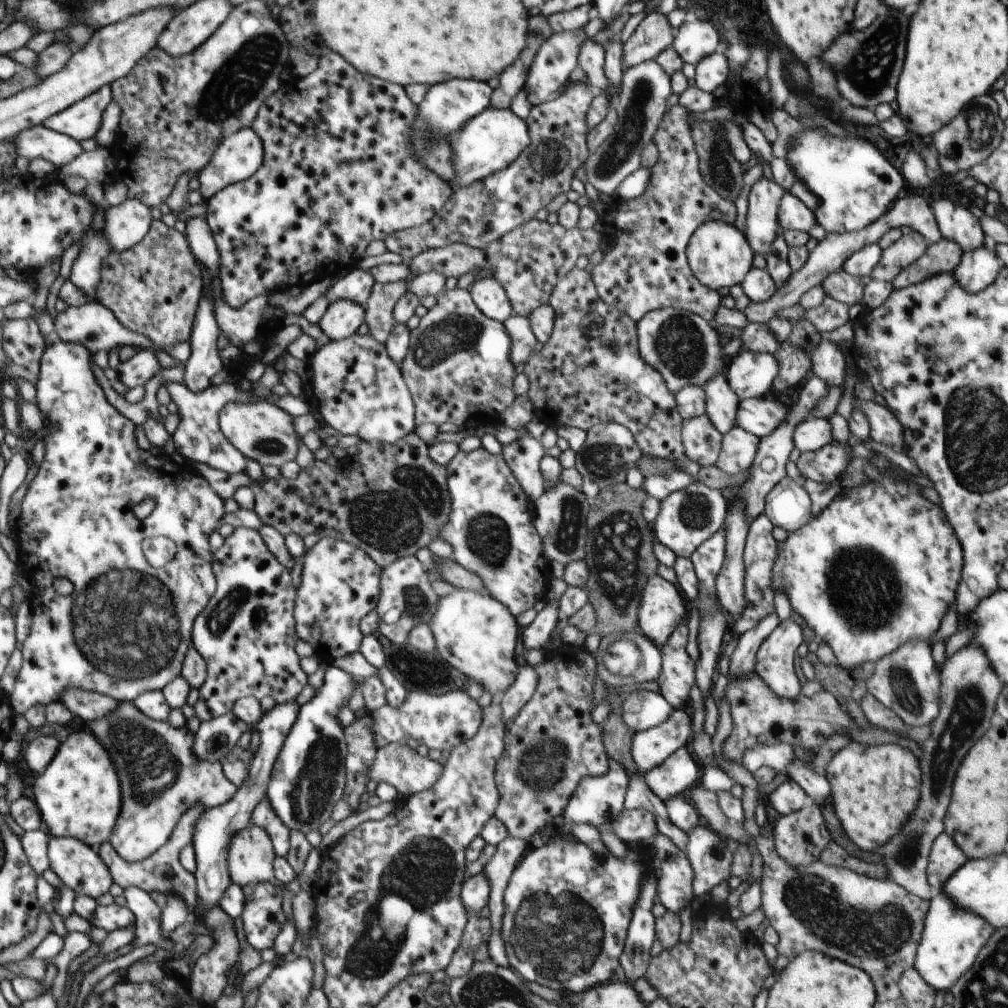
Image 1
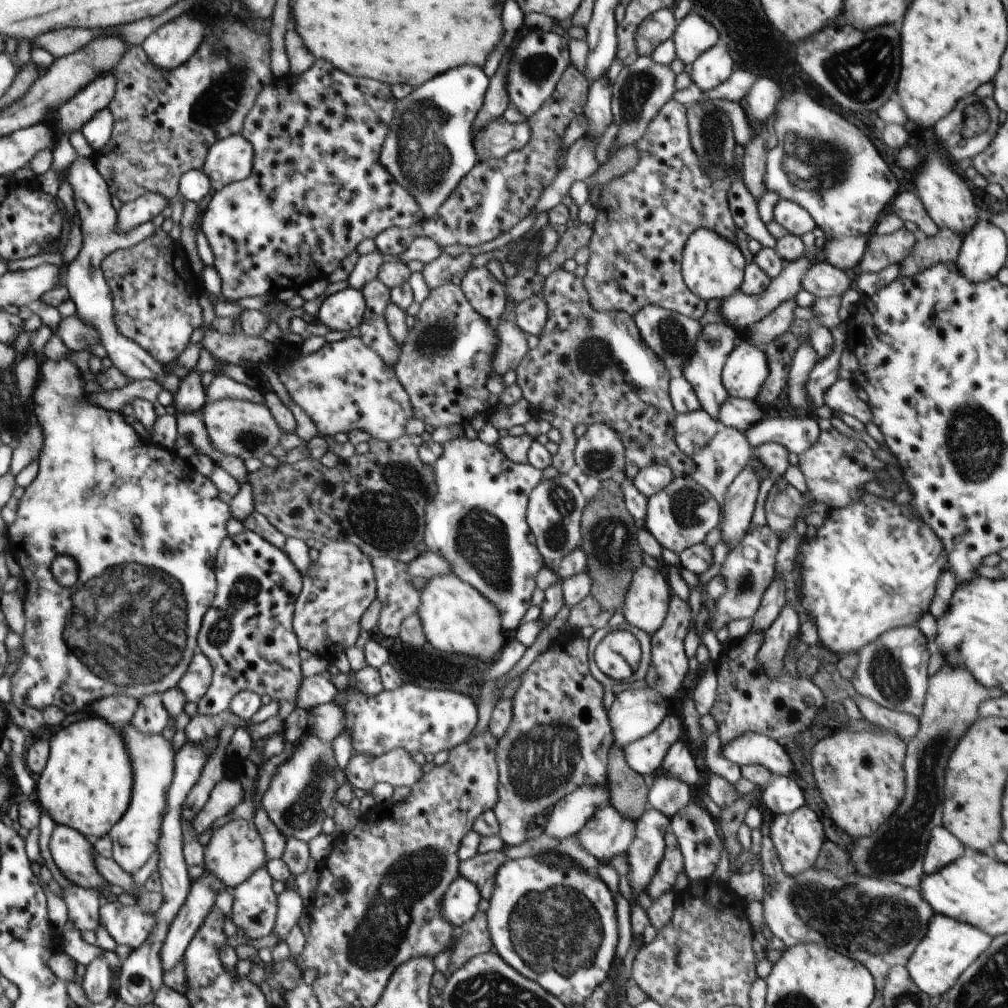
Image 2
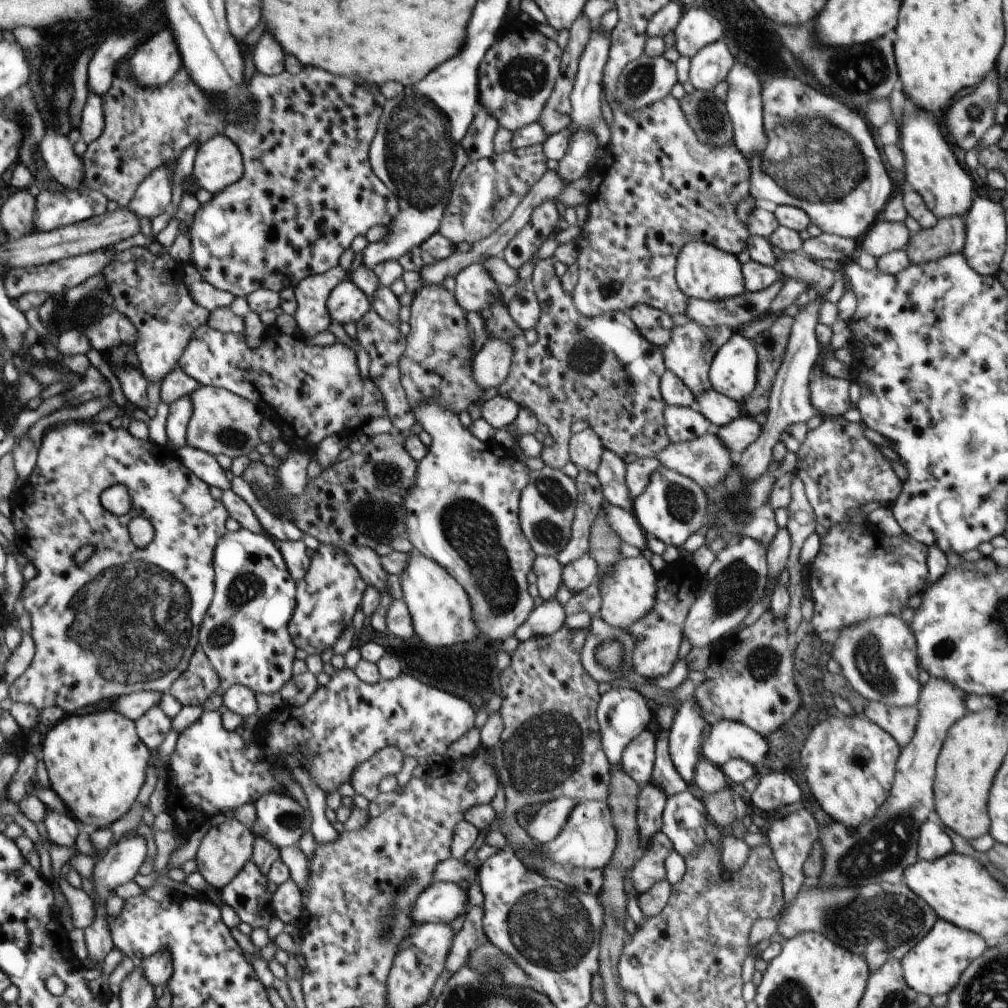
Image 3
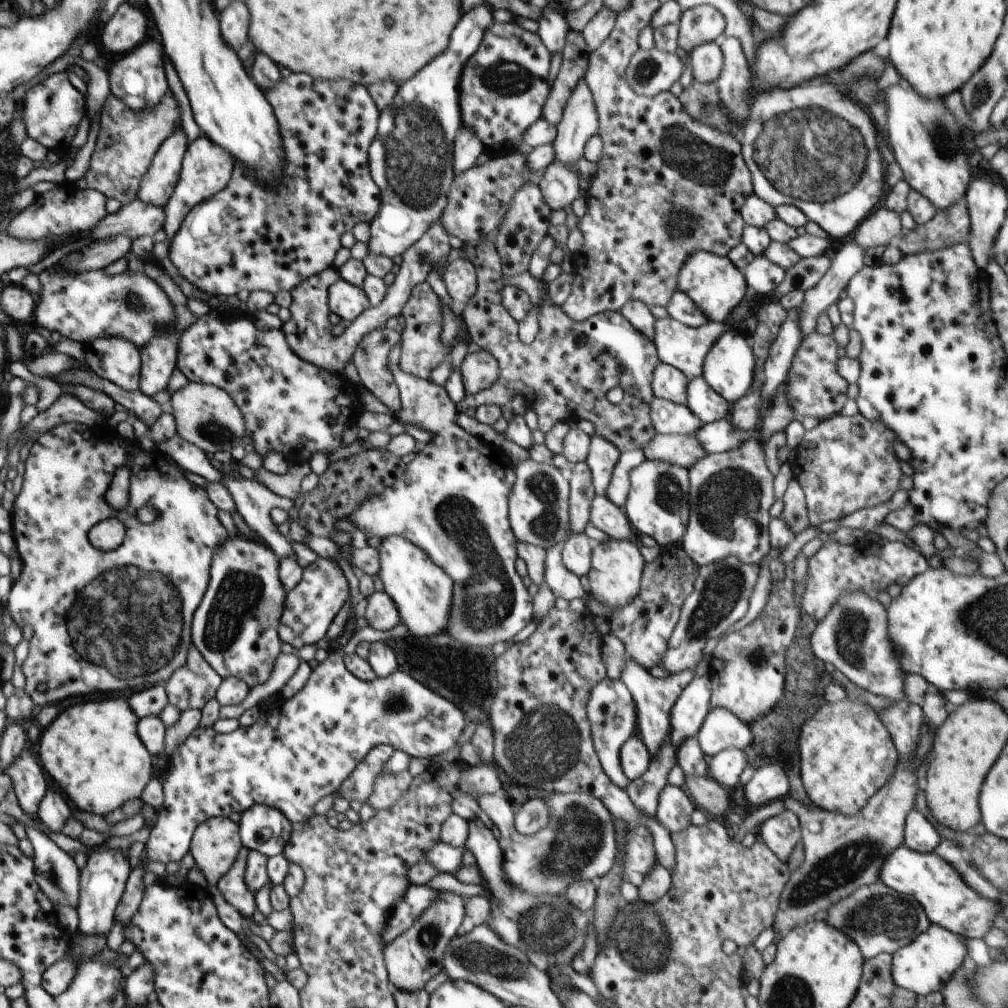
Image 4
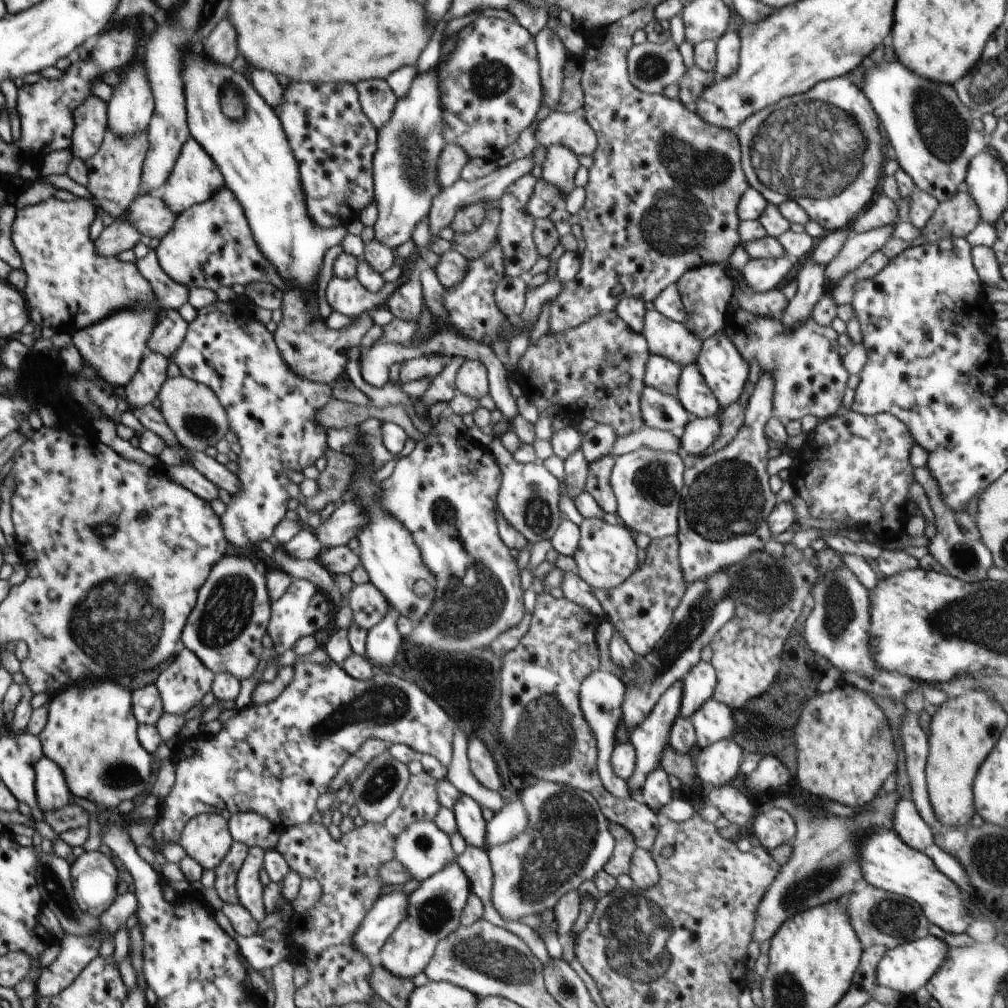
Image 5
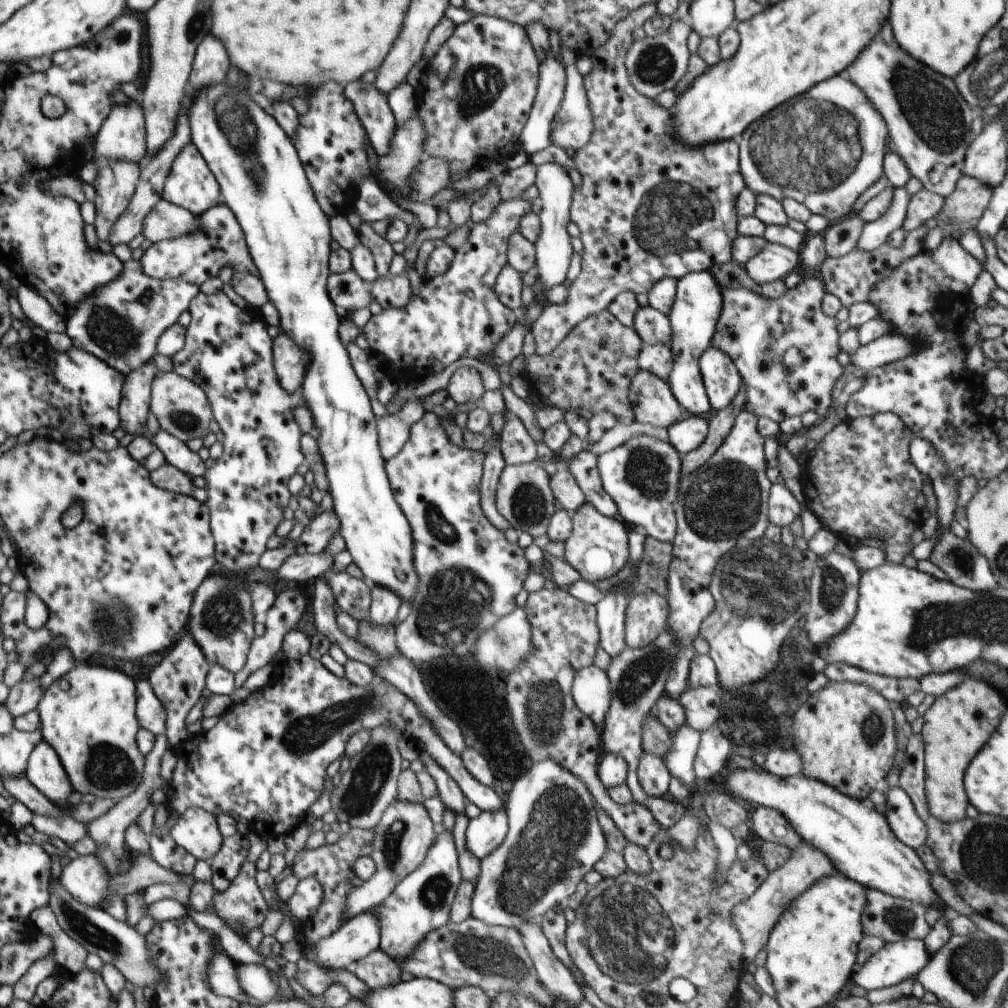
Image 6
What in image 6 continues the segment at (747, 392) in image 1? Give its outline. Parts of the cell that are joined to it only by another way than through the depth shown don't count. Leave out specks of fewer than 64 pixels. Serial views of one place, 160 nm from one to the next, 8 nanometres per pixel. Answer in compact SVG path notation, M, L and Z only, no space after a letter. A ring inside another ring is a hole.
M711 344L700 355L699 367L713 412L726 408L743 385L734 361L722 349Z

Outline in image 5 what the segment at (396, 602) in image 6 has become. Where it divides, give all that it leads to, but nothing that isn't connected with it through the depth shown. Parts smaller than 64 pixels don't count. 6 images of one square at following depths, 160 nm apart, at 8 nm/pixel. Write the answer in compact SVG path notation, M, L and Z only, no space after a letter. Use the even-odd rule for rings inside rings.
M389 606L383 619L367 631L366 658L376 670L390 669L397 663L397 655L404 642L396 627L398 612Z

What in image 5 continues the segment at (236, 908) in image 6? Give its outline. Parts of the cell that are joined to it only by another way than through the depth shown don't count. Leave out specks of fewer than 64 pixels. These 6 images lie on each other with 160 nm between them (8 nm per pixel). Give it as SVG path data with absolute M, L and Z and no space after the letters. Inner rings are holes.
M251 847L235 884L239 904L249 910L258 922L262 922L268 913L263 901L264 887L260 883L260 870L265 864L264 857L265 852L260 847Z

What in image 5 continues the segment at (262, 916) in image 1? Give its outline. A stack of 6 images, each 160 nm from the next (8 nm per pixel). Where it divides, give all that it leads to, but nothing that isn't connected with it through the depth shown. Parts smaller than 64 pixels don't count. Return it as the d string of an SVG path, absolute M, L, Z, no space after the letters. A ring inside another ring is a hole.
M234 841L228 854L215 868L215 889L224 903L238 905L239 896L235 887L241 866L246 862L249 847Z

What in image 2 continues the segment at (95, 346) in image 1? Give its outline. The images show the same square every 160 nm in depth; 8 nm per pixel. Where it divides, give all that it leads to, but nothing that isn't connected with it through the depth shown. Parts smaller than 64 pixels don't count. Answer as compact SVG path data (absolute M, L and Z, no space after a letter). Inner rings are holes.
M76 313L63 318L55 333L74 352L83 351L98 343L101 344L101 338L96 328L83 323Z

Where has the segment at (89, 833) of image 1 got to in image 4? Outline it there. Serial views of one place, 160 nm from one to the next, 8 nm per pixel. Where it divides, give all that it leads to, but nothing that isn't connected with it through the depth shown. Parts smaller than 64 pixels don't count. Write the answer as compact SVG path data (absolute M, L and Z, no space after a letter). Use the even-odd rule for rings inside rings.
M120 698L70 707L58 715L48 728L41 730L38 761L49 781L63 792L72 805L80 811L105 817L124 802L140 799L144 786L152 776L151 752L138 738L137 722L137 713L126 704L126 700Z

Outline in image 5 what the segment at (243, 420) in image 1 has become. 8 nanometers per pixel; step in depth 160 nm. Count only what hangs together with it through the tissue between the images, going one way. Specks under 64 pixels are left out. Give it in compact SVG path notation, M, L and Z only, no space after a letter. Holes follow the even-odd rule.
M183 375L168 378L158 398L162 403L159 409L166 424L175 434L180 446L186 450L192 453L204 453L206 448L215 447L228 434L229 420L226 409L208 385L190 380Z

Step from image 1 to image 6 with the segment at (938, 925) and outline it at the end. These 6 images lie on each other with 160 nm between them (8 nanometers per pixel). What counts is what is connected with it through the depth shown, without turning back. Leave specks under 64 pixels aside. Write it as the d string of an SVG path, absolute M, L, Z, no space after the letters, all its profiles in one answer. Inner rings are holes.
M906 939L885 943L873 954L851 978L856 985L866 990L888 988L917 974L929 963L931 954L920 939Z

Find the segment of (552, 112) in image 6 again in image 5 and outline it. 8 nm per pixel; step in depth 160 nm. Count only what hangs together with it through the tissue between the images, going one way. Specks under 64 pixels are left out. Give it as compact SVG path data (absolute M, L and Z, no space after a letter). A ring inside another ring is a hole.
M546 25L535 37L544 104L554 112L562 92L563 68L569 55L557 32Z

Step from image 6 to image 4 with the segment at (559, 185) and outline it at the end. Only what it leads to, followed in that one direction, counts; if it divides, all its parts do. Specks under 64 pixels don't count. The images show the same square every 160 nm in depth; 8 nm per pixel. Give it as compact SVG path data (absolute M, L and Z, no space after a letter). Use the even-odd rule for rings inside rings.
M584 77L576 83L556 127L557 135L552 142L554 161L577 166L588 139L599 134L598 113Z

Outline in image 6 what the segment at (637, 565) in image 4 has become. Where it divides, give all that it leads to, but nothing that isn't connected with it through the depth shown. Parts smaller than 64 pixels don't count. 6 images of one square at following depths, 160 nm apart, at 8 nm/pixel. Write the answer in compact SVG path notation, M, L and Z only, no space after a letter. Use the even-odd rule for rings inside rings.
M588 502L584 503L571 516L572 534L564 542L565 560L568 561L568 564L580 572L582 579L591 583L608 580L610 576L620 572L626 566L626 562L629 562L629 527L622 520L599 513Z

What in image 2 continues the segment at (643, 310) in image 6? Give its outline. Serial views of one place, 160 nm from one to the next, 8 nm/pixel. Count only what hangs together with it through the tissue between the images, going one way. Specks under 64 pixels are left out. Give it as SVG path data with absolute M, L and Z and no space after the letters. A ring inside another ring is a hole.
M710 323L703 326L703 331L697 343L695 344L695 353L689 361L685 363L682 376L694 388L698 400L700 400L702 409L706 411L712 418L718 420L719 410L729 396L729 392L724 388L722 382L722 371L727 356L734 350L740 339L739 333L731 326L723 323Z

